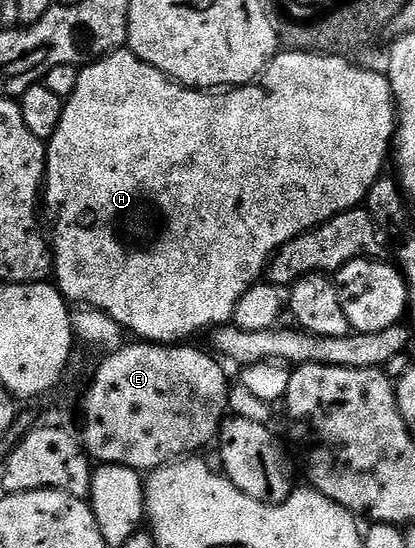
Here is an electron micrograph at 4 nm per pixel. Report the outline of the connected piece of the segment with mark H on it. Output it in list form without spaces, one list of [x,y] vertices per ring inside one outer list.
[[[116,50],[107,53],[106,56],[98,57],[86,65],[80,71],[77,78],[77,90],[73,90],[73,94],[66,97],[63,113],[61,114],[61,122],[57,122],[57,130],[51,139],[46,141],[47,146],[47,174],[45,177],[45,199],[41,204],[41,212],[51,223],[51,232],[49,228],[49,247],[53,257],[53,280],[59,289],[59,293],[63,295],[63,299],[75,306],[86,306],[88,308],[96,308],[98,312],[109,314],[109,318],[113,318],[128,333],[131,332],[132,337],[138,338],[143,342],[152,344],[165,344],[168,346],[179,346],[190,336],[195,336],[198,332],[206,333],[208,330],[214,330],[223,327],[225,324],[232,323],[235,307],[239,299],[246,294],[251,287],[260,283],[261,277],[266,273],[268,264],[271,263],[271,257],[281,247],[285,246],[285,242],[289,242],[293,238],[297,238],[303,232],[308,232],[311,228],[317,228],[320,224],[324,224],[326,220],[332,220],[337,214],[348,212],[350,208],[358,208],[366,201],[369,190],[384,175],[383,163],[388,163],[389,153],[393,148],[395,139],[395,129],[397,127],[397,109],[395,107],[395,96],[391,92],[391,83],[382,71],[366,72],[363,68],[358,68],[352,61],[345,56],[319,56],[315,52],[294,52],[292,50],[283,50],[267,63],[267,69],[263,71],[262,76],[258,80],[250,84],[240,84],[230,90],[196,90],[193,88],[185,88],[182,84],[175,83],[170,80],[164,72],[157,70],[153,66],[149,66],[141,58],[134,56],[129,50]]]

